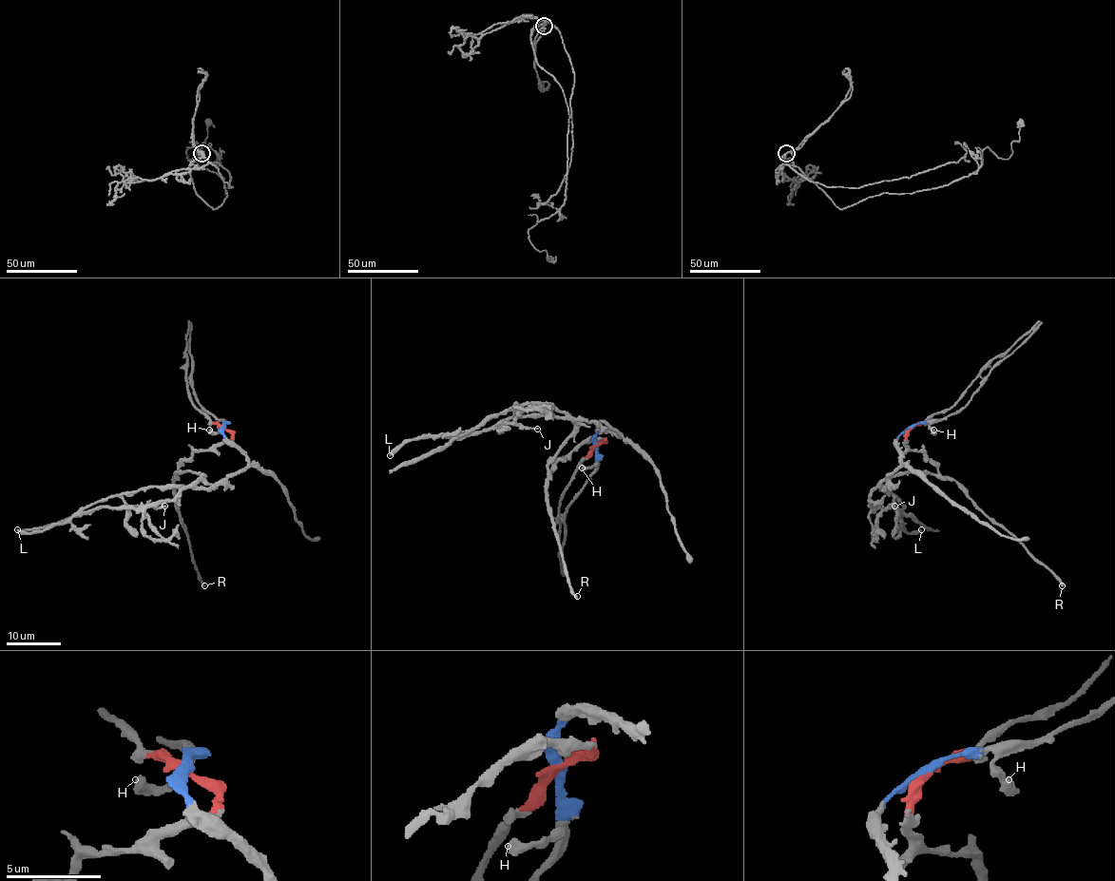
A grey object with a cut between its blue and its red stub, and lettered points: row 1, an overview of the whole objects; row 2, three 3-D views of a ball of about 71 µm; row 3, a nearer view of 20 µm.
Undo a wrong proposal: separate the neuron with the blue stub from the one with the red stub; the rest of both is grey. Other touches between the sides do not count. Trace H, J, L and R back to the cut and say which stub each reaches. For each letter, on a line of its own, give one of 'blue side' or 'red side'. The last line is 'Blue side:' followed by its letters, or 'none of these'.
H: blue side
J: blue side
L: blue side
R: red side
Blue side: H, J, L

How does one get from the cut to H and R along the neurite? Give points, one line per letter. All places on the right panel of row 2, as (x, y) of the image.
H: (911, 427), (920, 423), (929, 424), (932, 432), (933, 430)
R: (911, 427), (906, 445), (911, 450), (922, 451), (924, 458), (945, 477), (954, 479), (1063, 586)

